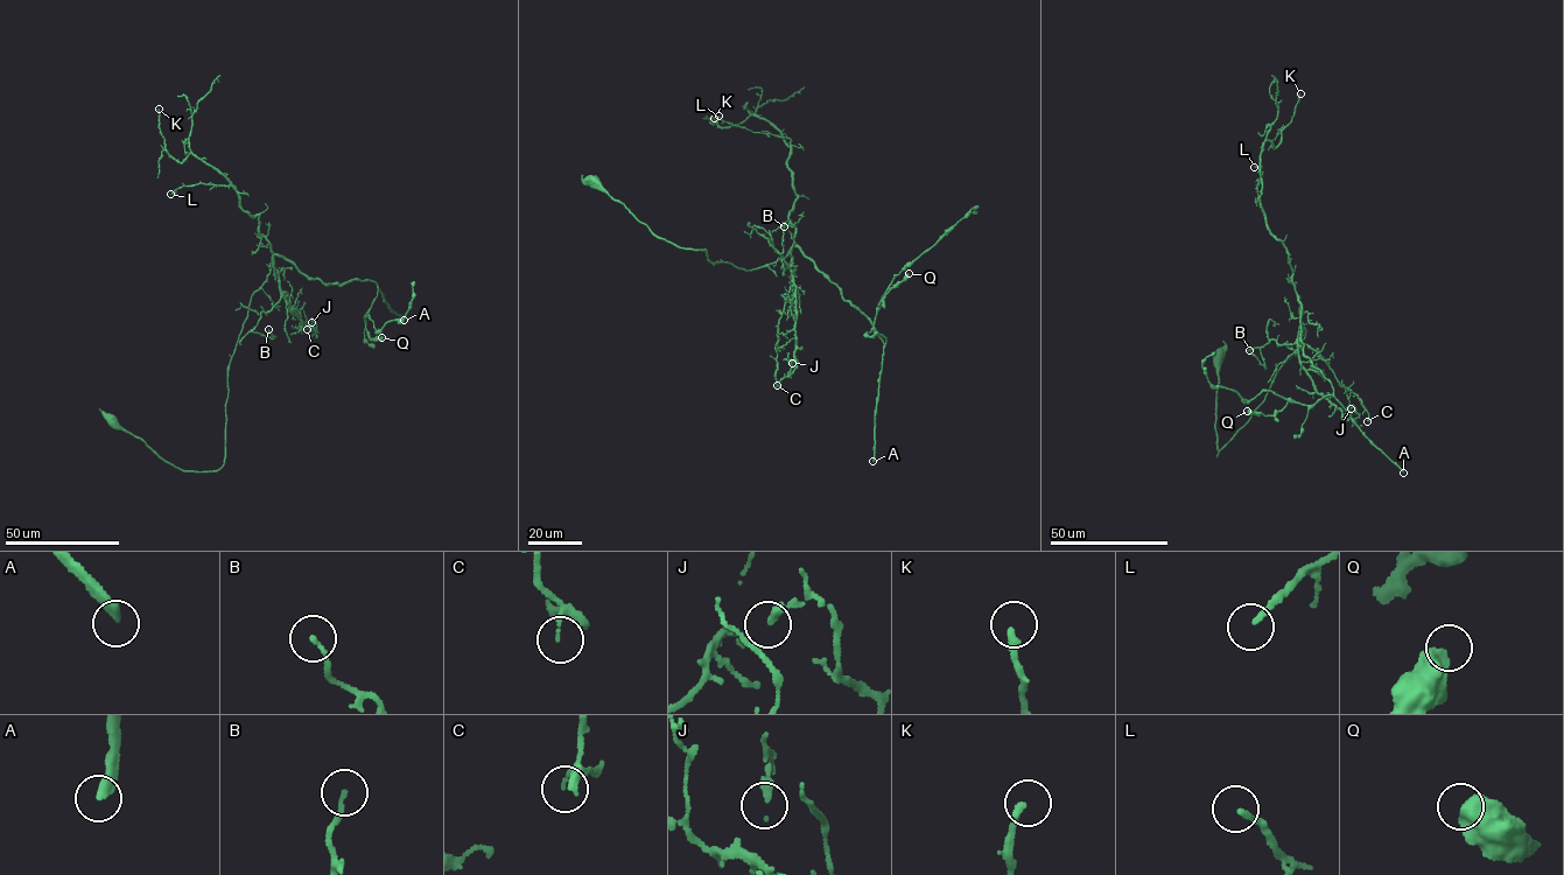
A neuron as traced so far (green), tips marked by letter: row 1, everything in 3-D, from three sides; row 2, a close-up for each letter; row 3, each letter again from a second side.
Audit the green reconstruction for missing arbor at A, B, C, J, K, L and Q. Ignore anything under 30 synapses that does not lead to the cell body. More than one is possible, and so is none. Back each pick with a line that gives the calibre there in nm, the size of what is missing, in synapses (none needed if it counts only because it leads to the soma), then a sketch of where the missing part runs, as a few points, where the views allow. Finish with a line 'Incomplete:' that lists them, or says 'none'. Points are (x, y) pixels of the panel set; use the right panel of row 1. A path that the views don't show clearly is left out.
A: 360 nm thick; about 160 synapses
Incomplete: A

